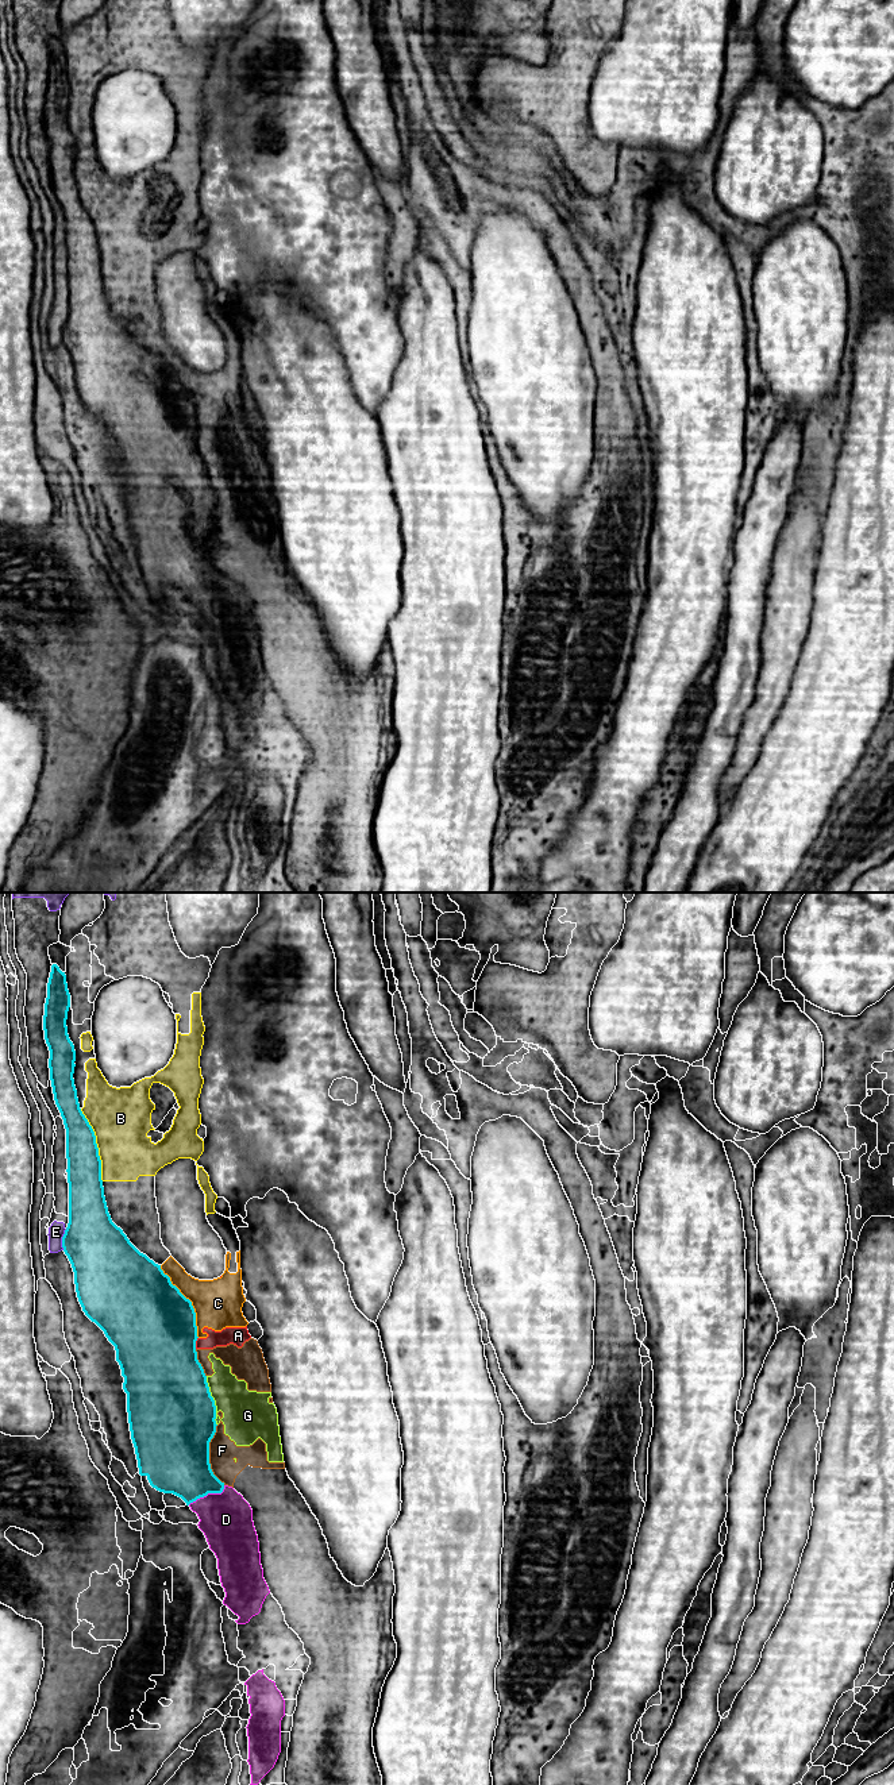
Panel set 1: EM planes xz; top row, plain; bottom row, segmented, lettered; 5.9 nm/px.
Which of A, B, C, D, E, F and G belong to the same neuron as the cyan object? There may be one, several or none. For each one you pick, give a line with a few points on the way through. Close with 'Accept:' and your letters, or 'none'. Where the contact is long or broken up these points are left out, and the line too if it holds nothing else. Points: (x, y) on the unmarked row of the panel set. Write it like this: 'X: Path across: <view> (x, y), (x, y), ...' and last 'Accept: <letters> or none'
D: Path across: xz (178, 555), (207, 586), (222, 602), (226, 612)
Accept: D

